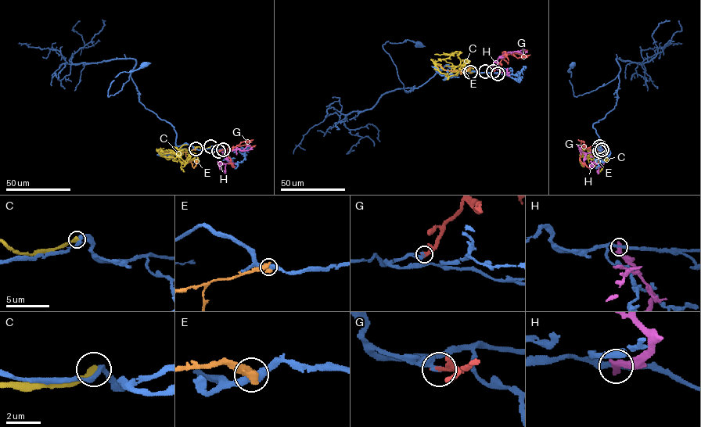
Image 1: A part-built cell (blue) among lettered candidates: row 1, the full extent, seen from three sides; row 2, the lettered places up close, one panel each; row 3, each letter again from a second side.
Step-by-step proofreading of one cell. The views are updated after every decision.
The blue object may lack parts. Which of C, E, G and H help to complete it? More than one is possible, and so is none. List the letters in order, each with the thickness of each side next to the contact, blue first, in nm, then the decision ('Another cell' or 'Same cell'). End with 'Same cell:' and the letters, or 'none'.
C: Thickness 320 nm (blue) against 320 nm. Another cell
E: Thickness 400 nm (blue) against 550 nm. Another cell
G: Thickness 300 nm (blue) against 320 nm. Same cell
H: Thickness 280 nm (blue) against 480 nm. Another cell
Same cell: G

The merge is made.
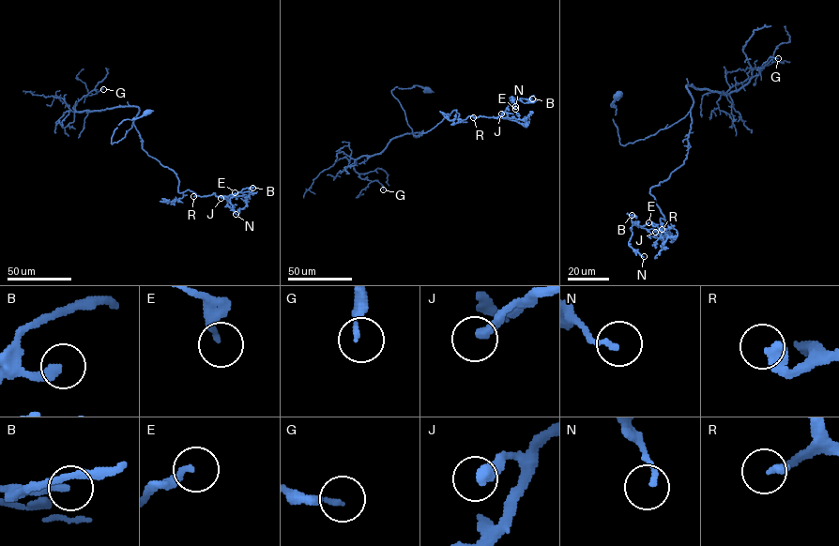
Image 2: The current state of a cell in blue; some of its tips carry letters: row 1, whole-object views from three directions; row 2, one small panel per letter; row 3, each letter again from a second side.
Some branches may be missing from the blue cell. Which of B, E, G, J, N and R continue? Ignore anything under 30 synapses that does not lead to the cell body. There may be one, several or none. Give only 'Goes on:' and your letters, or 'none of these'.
Goes on: G, R

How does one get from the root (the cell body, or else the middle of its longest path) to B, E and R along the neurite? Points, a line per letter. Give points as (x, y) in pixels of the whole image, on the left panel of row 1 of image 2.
B: (147, 113), (119, 123), (111, 144), (133, 123), (142, 148), (176, 174), (178, 192), (222, 197), (252, 188)
E: (147, 113), (119, 123), (111, 144), (133, 123), (142, 148), (176, 174), (178, 192), (235, 192)
R: (147, 113), (119, 123), (111, 144), (133, 123), (142, 148), (176, 174), (178, 192), (189, 189), (193, 196)

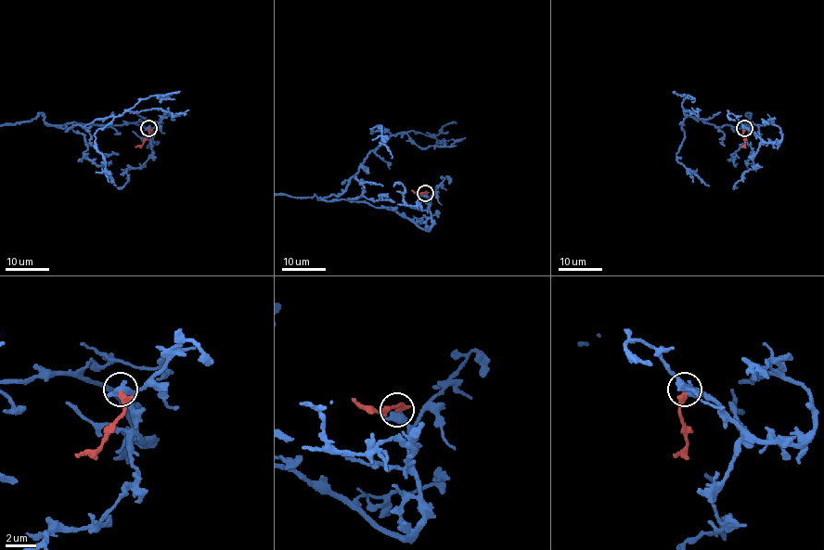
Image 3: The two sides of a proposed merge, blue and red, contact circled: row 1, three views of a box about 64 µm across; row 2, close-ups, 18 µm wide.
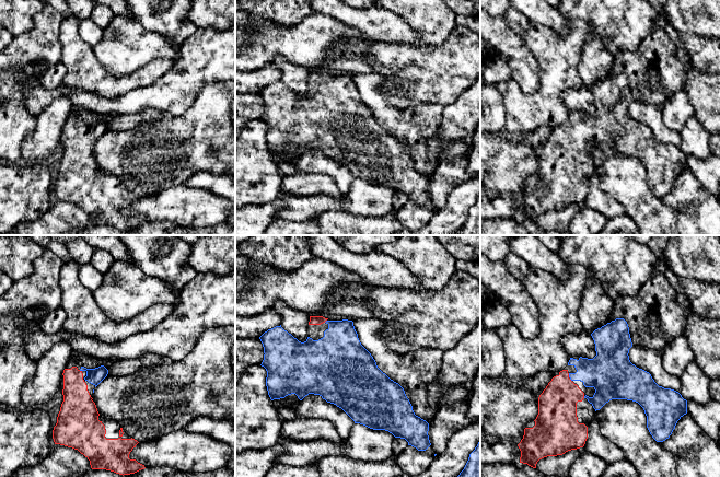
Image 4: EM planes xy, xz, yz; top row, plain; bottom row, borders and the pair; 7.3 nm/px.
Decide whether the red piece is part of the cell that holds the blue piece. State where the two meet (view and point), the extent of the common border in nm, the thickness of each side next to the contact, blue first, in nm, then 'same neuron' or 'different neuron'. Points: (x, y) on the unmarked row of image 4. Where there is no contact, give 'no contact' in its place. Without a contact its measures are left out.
meets blue in yz at (569, 130); contact 30 nm long; 260 nm thick on the blue side, 280 nm on the other; same neuron

